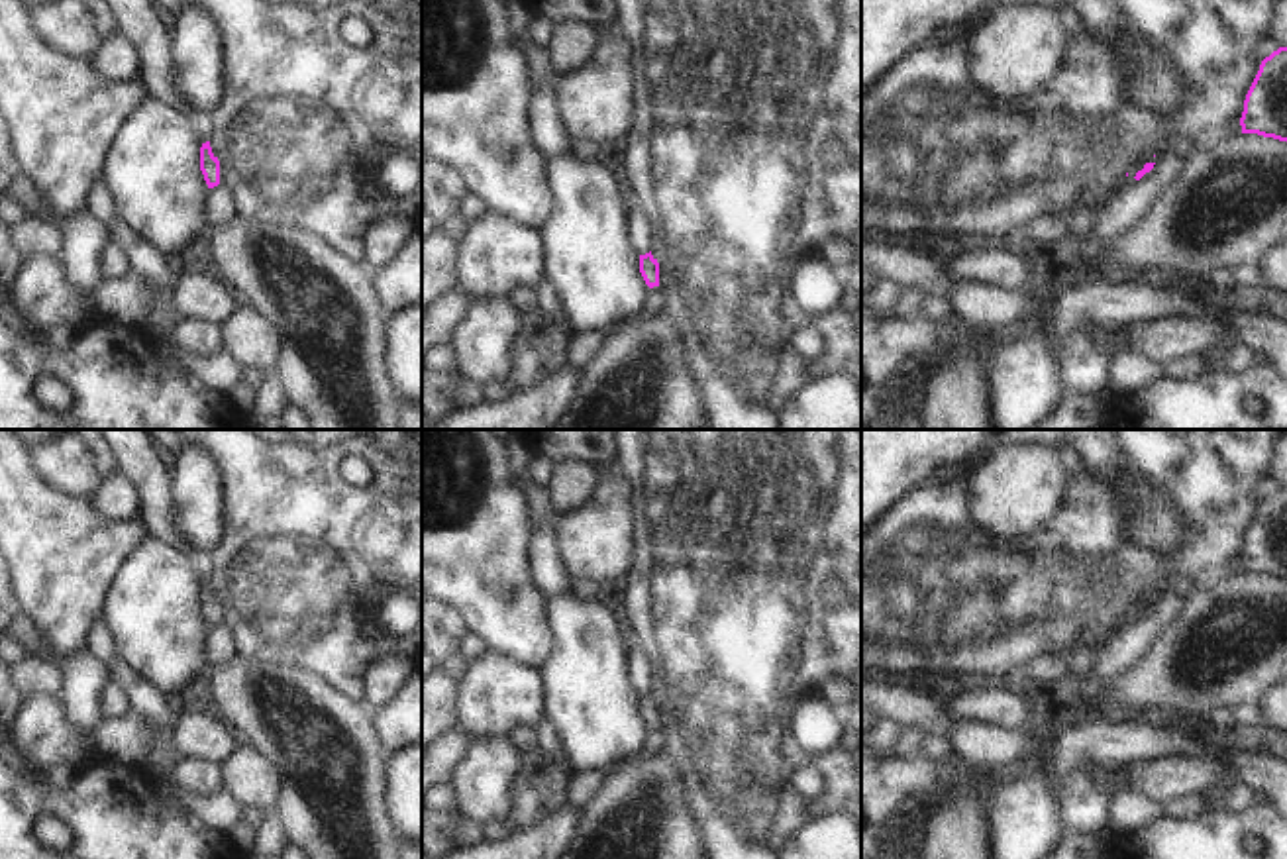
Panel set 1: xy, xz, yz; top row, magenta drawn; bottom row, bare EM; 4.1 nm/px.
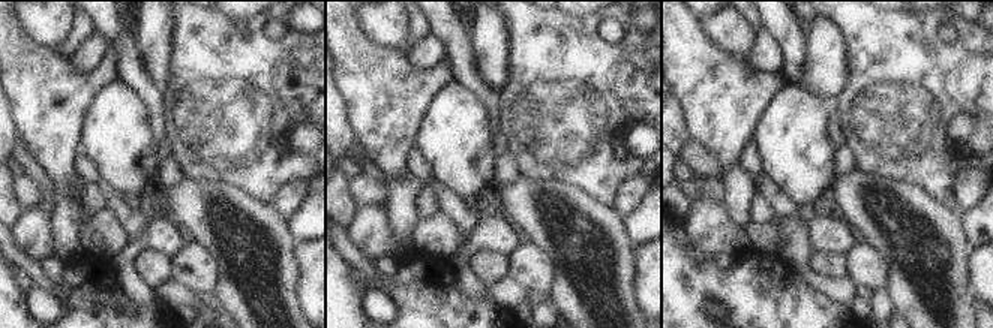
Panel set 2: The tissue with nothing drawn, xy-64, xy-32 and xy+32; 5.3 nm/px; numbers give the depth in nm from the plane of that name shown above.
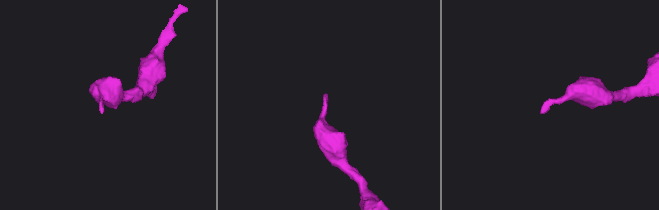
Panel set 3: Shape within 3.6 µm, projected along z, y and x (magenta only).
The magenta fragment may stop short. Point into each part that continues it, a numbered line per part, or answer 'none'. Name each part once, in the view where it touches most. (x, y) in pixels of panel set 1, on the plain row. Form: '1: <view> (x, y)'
none

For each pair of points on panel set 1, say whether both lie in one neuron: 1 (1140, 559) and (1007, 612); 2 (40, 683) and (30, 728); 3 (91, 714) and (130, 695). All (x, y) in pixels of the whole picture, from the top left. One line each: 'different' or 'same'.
1: same
2: different
3: different

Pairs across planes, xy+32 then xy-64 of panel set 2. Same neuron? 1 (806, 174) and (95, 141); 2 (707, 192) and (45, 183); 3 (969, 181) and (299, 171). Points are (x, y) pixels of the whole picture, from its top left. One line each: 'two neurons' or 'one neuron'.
1: one neuron
2: two neurons
3: two neurons

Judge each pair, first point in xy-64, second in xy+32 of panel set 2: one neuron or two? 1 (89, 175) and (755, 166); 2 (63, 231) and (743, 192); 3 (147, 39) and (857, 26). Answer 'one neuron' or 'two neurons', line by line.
1: one neuron
2: one neuron
3: two neurons

